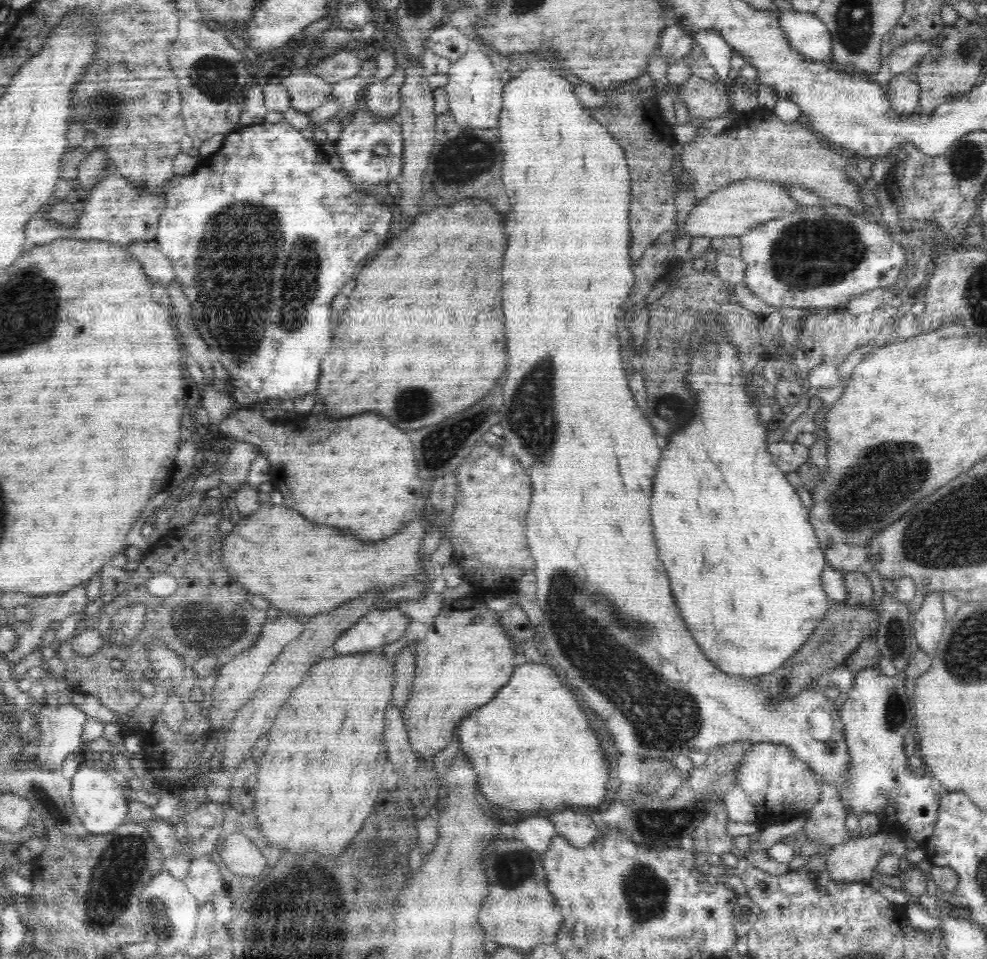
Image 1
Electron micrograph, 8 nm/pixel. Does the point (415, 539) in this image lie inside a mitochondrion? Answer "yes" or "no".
no

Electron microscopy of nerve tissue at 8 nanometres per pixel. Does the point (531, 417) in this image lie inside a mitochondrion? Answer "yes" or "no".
yes

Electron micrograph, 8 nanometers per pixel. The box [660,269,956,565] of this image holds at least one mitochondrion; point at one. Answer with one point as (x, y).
(884, 477)

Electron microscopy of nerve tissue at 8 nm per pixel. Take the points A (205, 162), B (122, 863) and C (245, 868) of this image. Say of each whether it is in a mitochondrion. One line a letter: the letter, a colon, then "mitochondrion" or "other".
A: other
B: mitochondrion
C: other

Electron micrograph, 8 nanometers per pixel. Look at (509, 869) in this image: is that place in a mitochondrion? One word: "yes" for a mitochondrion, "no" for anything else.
yes

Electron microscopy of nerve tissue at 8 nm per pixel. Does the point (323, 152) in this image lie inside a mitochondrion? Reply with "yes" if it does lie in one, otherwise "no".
no

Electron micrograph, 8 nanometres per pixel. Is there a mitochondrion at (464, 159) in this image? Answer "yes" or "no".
yes

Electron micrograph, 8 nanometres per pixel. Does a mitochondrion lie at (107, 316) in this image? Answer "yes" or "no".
no

